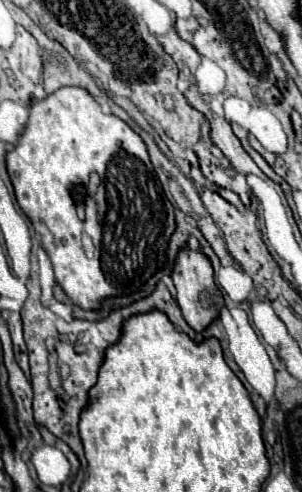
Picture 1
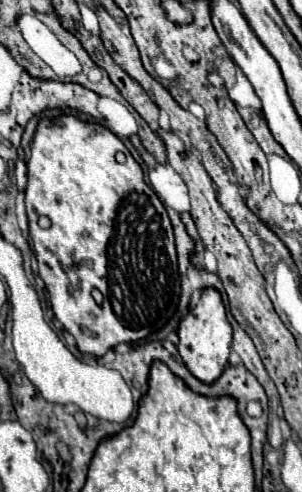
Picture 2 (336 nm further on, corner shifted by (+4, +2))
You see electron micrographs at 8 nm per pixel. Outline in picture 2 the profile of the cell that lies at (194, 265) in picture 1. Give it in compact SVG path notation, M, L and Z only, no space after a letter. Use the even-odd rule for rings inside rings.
M205 288L201 292L201 298L195 304L195 308L191 308L191 314L193 316L181 318L181 324L177 330L179 354L185 362L185 366L189 368L189 372L209 384L221 376L225 364L229 362L229 348L231 348L231 340L233 340L233 330L227 320L227 312L225 312L225 304L221 300L221 294L215 288Z

